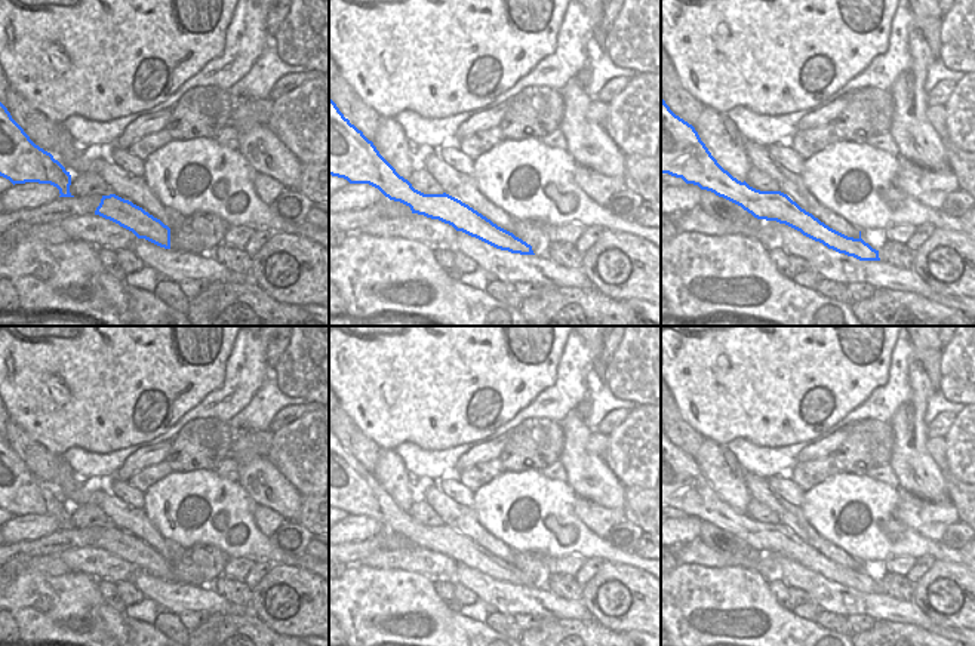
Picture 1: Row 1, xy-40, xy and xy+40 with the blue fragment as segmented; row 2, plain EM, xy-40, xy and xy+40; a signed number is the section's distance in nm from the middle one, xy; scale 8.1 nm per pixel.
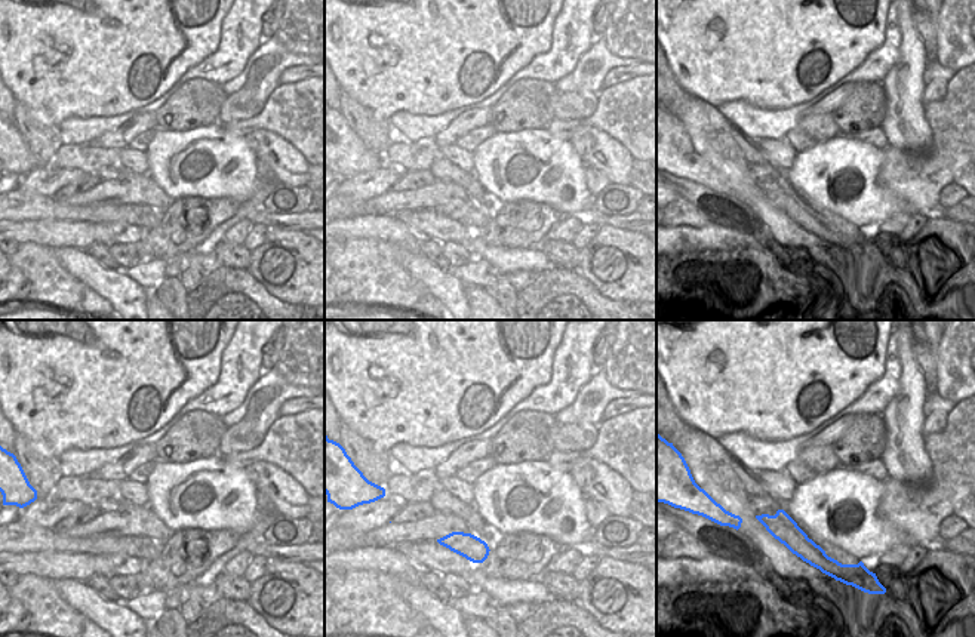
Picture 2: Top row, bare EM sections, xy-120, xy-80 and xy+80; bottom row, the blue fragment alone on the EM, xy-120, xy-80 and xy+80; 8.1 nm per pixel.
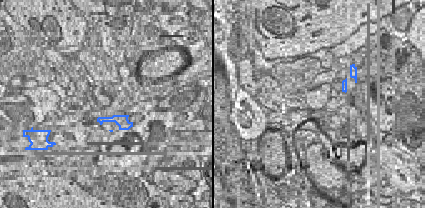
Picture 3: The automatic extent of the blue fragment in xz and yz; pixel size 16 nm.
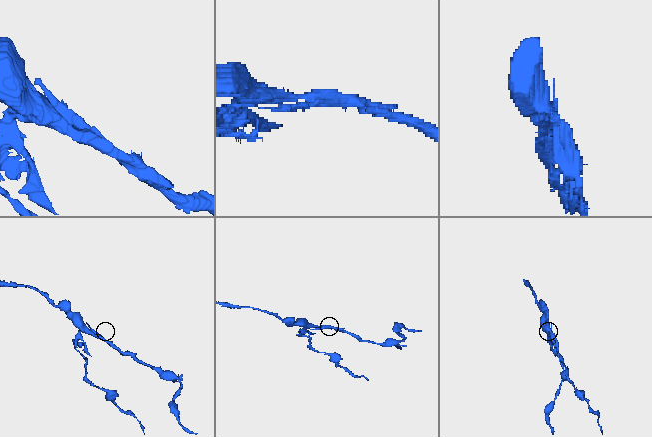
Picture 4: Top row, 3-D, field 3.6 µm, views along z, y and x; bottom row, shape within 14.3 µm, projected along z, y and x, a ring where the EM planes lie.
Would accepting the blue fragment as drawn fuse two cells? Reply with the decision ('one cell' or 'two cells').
one cell

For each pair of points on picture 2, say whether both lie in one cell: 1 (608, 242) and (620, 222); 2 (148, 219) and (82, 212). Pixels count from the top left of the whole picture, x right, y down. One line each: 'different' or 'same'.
1: different
2: same

